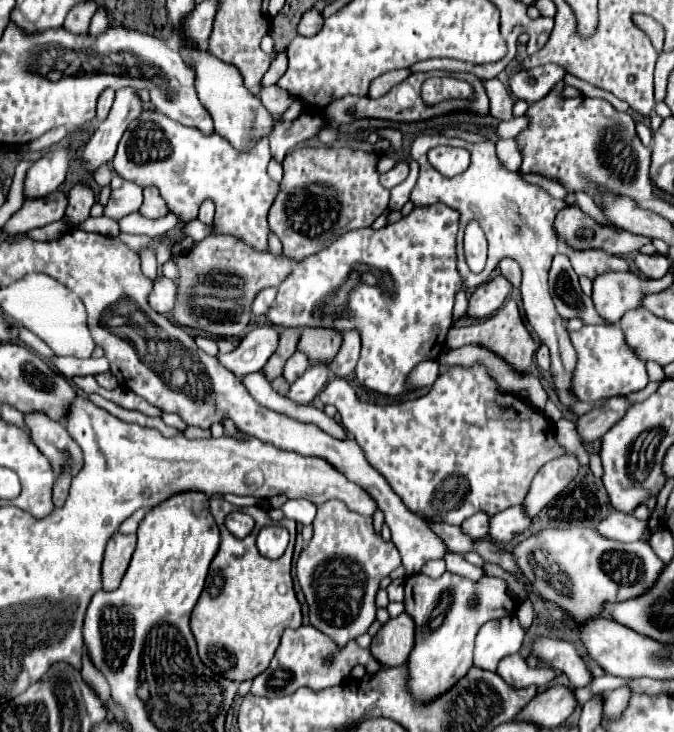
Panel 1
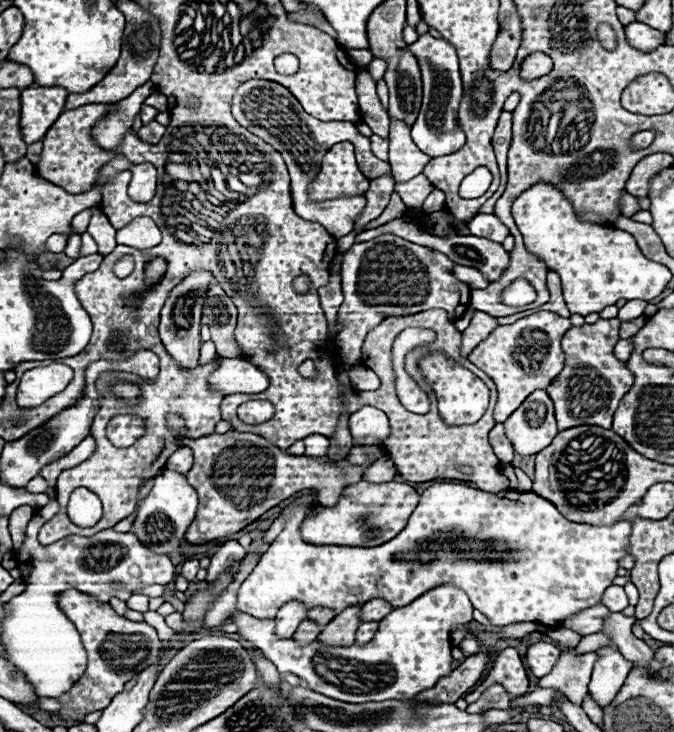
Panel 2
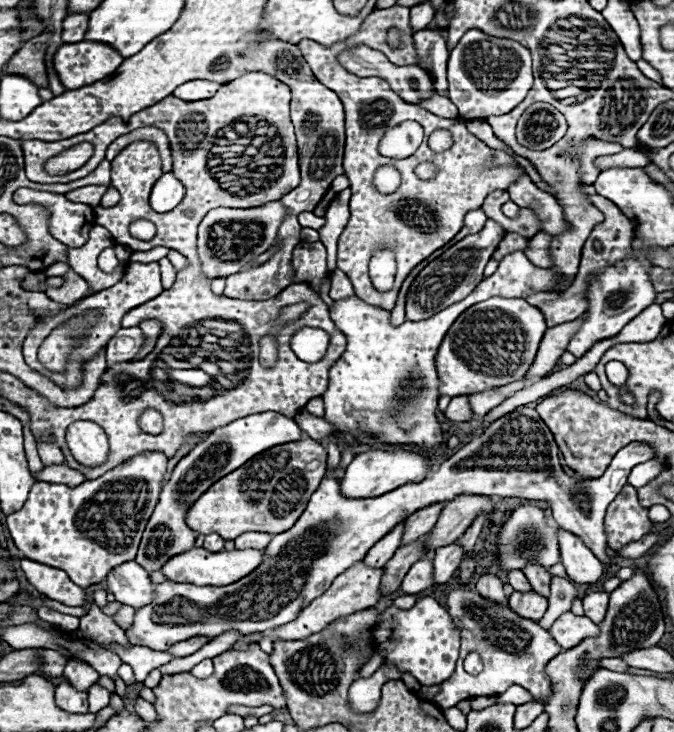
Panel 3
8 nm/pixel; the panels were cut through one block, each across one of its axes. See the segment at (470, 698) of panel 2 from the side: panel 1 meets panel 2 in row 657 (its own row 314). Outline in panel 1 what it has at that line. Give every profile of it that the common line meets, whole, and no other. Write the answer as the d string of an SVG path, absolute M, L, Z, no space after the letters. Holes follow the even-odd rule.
M510 300L506 302L496 314L492 314L490 318L476 322L472 326L464 326L464 328L452 328L448 332L446 338L446 346L448 348L460 348L460 346L486 346L486 350L494 350L494 354L500 354L500 358L506 358L506 362L510 362L514 366L514 370L518 370L518 374L526 374L526 370L530 370L532 366L532 356L536 350L536 344L532 340L532 336L528 334L528 330L522 324L518 306Z

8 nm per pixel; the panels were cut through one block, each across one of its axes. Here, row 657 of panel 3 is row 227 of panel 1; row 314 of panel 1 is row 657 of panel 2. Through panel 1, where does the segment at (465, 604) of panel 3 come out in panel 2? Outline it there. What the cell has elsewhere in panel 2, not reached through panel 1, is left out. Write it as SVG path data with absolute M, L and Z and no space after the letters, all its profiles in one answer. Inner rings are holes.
M536 642L526 652L526 662L528 662L530 670L534 672L534 676L538 676L538 678L550 674L552 668L556 666L558 658L560 658L560 650L548 642Z

